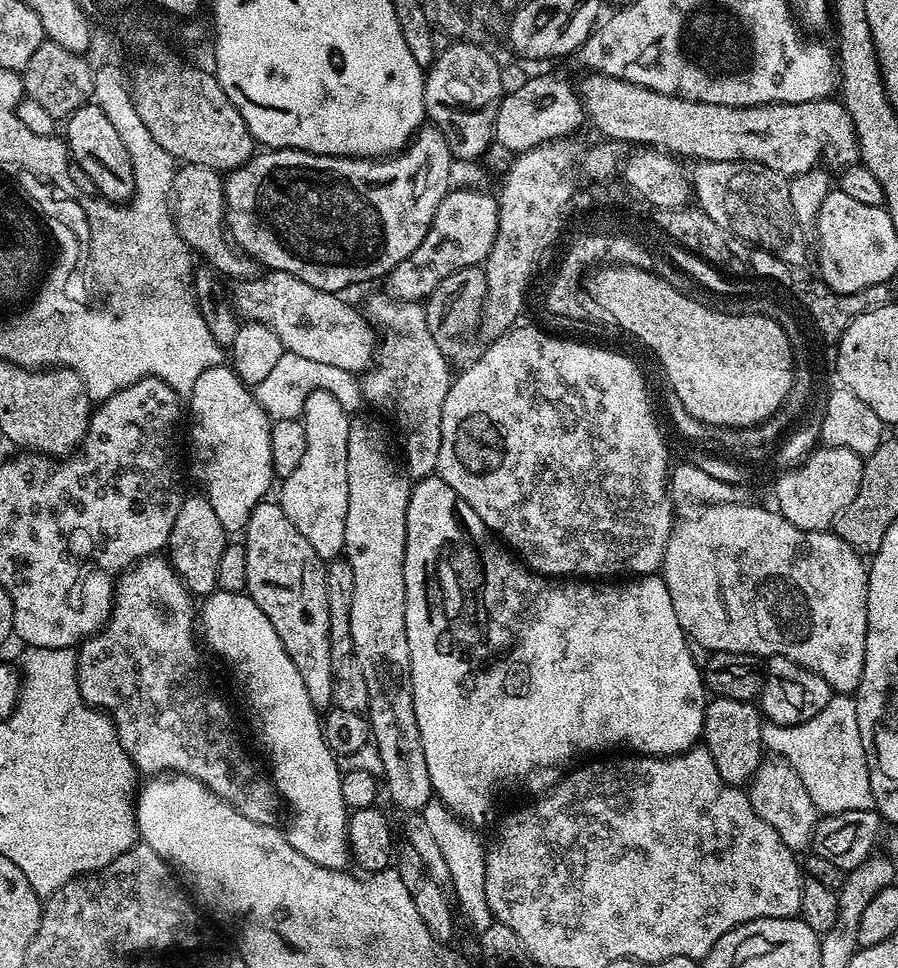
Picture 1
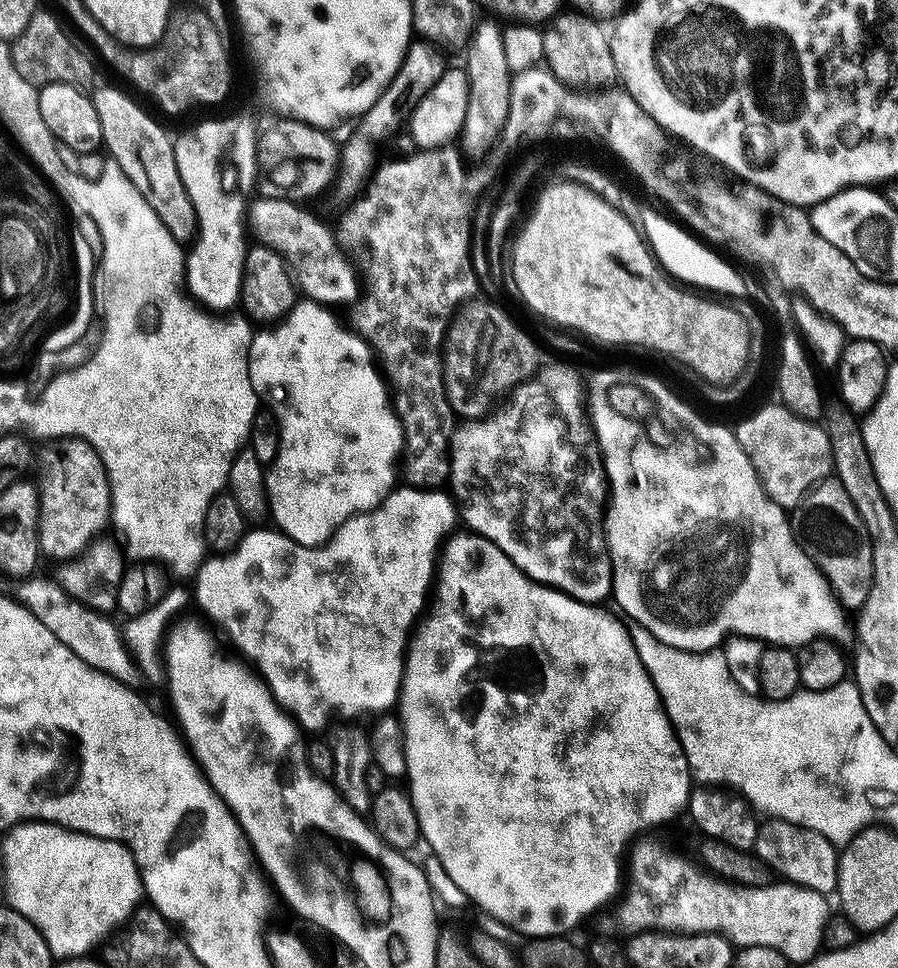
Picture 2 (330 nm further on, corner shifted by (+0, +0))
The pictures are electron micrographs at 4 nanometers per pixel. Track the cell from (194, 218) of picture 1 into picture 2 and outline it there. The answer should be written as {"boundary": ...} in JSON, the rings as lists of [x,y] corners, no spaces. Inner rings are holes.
{"boundary":[[[271,195],[251,201],[250,228],[256,231],[256,238],[282,254],[294,273],[299,291],[307,299],[329,306],[337,306],[343,300],[355,301],[358,296],[355,292],[356,268],[348,261],[349,253],[340,247],[335,231],[327,228],[314,213],[307,212],[304,209],[307,207],[297,201]]]}

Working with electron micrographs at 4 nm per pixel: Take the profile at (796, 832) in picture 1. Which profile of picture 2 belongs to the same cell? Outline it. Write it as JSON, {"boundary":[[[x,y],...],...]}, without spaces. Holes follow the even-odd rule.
{"boundary":[[[772,818],[764,823],[761,823],[756,830],[754,856],[765,869],[776,871],[780,875],[777,877],[783,878],[787,883],[797,884],[799,888],[809,888],[814,892],[825,894],[835,893],[838,878],[837,845],[832,844],[825,836],[814,830],[785,820]]]}

